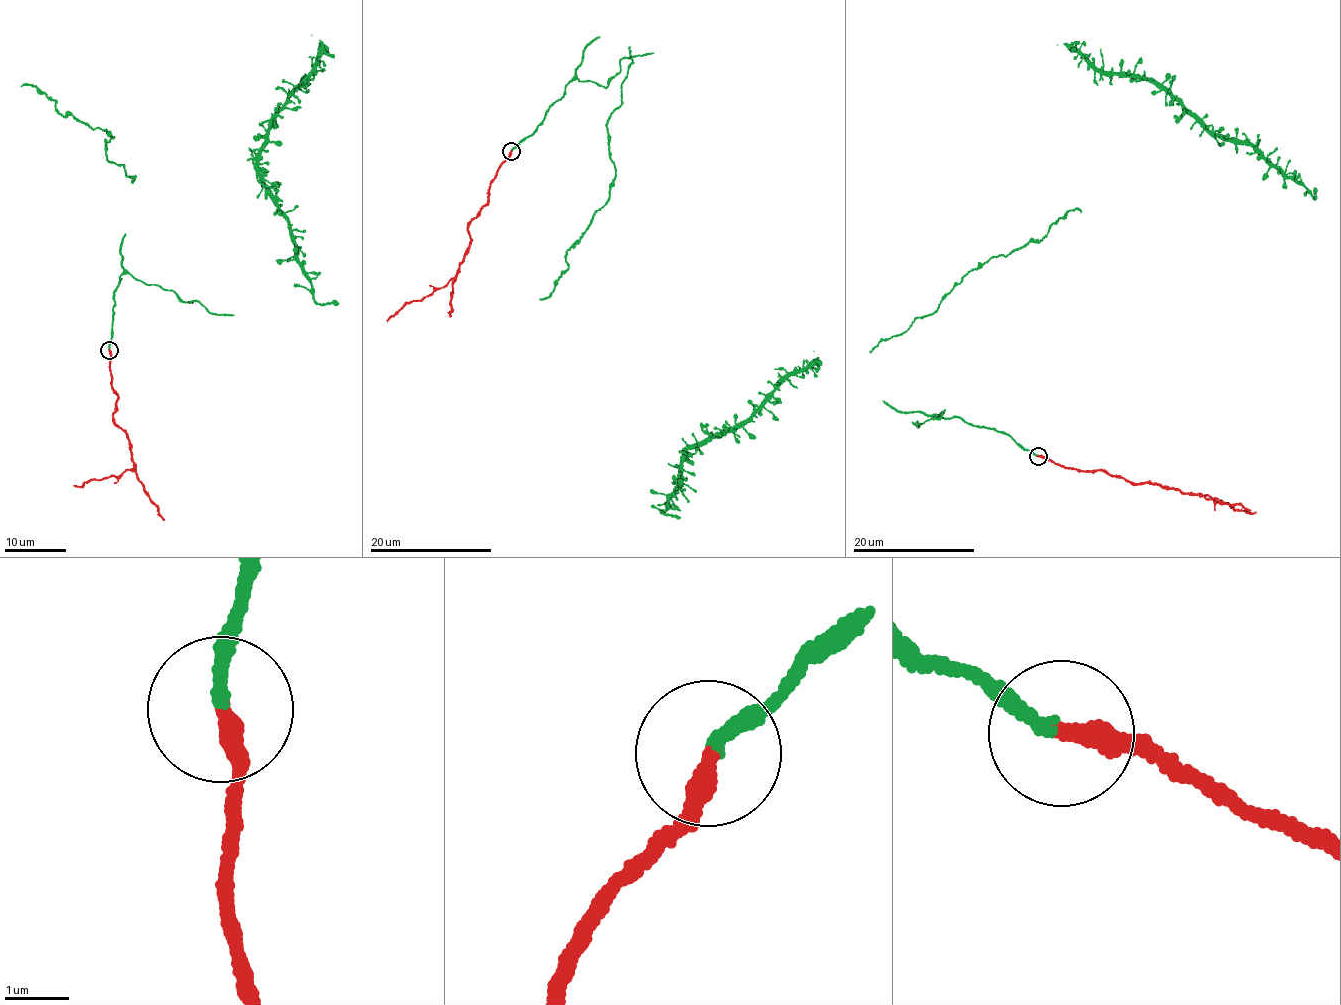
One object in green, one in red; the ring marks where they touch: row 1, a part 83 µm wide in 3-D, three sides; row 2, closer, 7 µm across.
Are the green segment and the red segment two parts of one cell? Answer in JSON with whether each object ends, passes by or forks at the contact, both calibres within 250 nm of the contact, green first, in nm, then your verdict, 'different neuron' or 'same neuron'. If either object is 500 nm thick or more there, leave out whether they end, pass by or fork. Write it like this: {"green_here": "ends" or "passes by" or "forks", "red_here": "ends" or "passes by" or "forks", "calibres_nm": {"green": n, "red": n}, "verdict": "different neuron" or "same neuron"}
{"green_here": "ends", "red_here": "ends", "calibres_nm": {"green": 200, "red": 280}, "verdict": "same neuron"}

